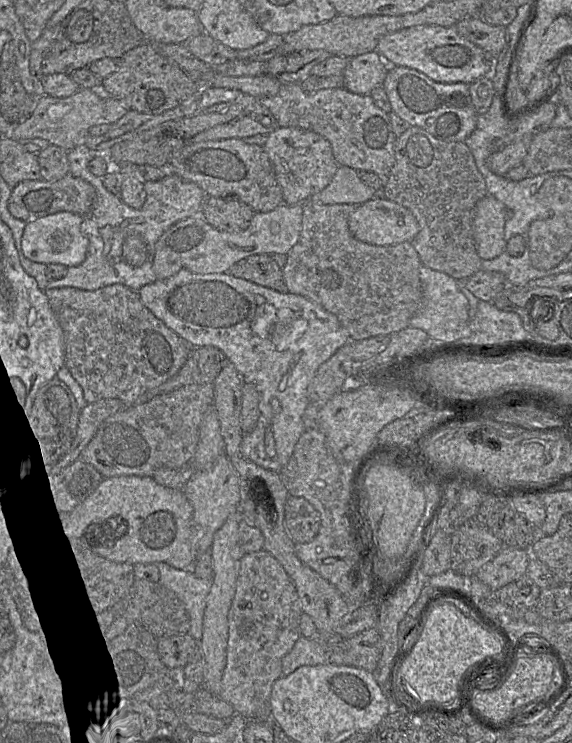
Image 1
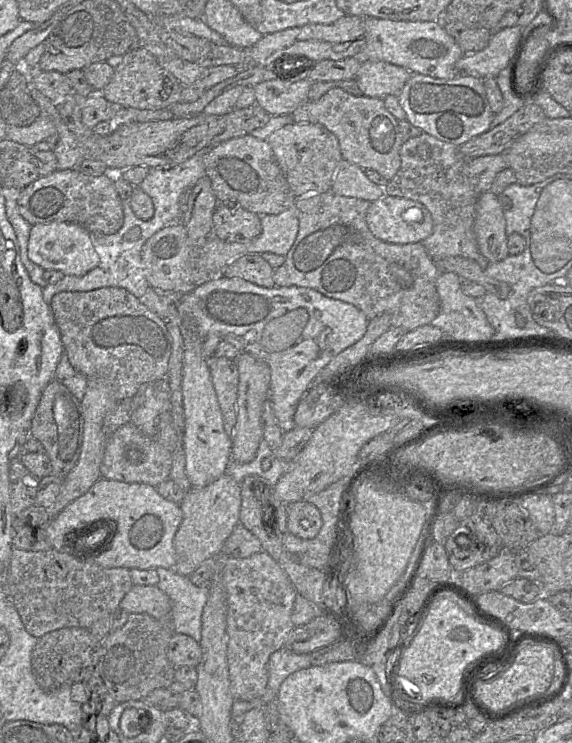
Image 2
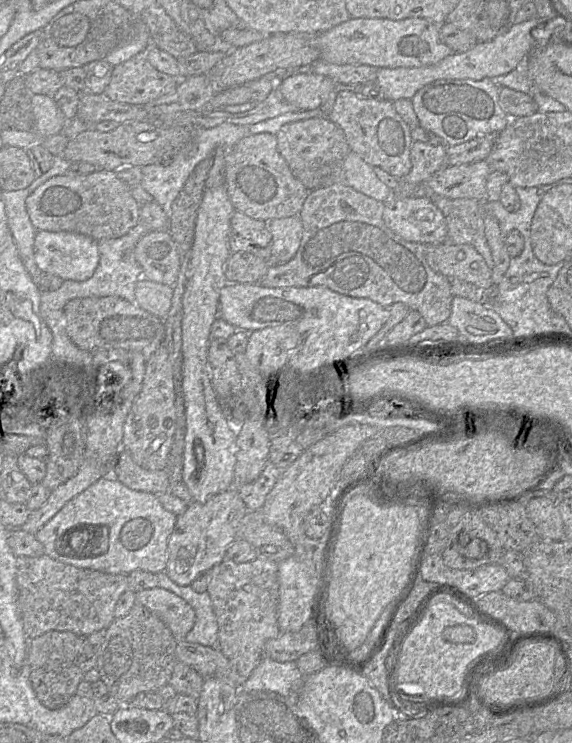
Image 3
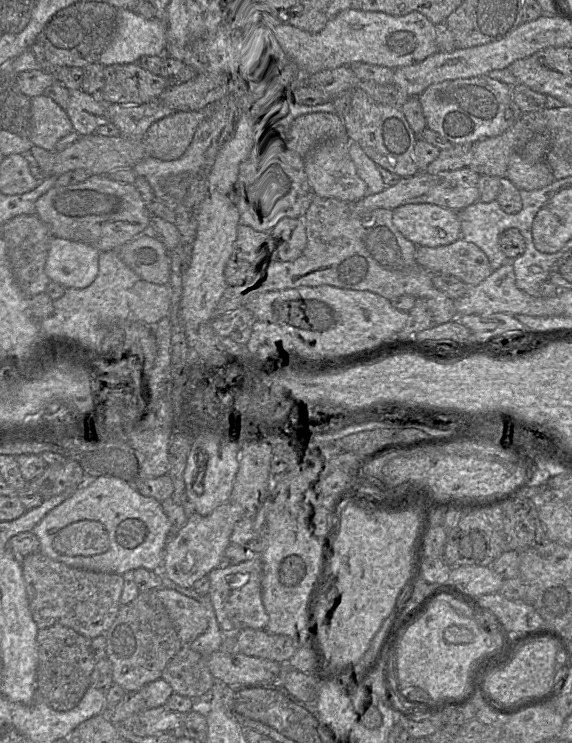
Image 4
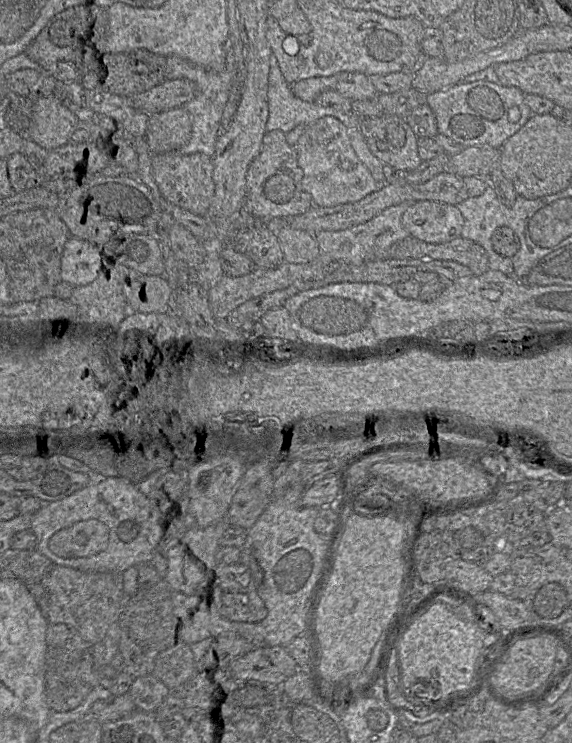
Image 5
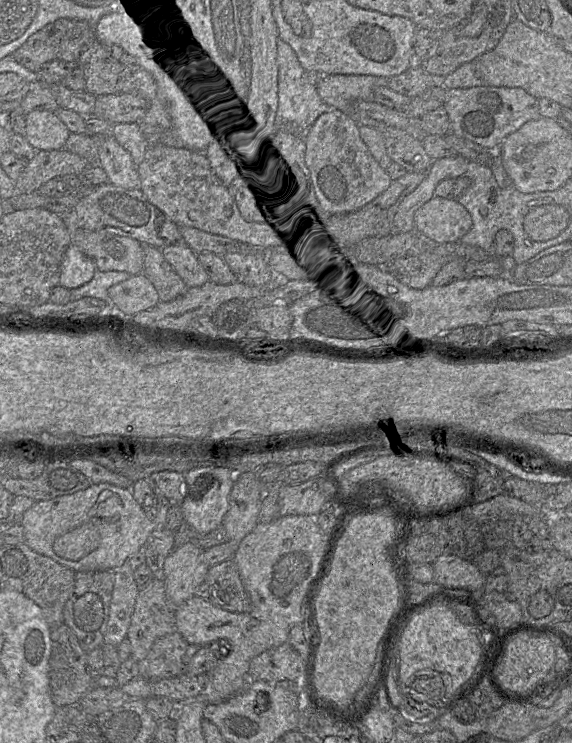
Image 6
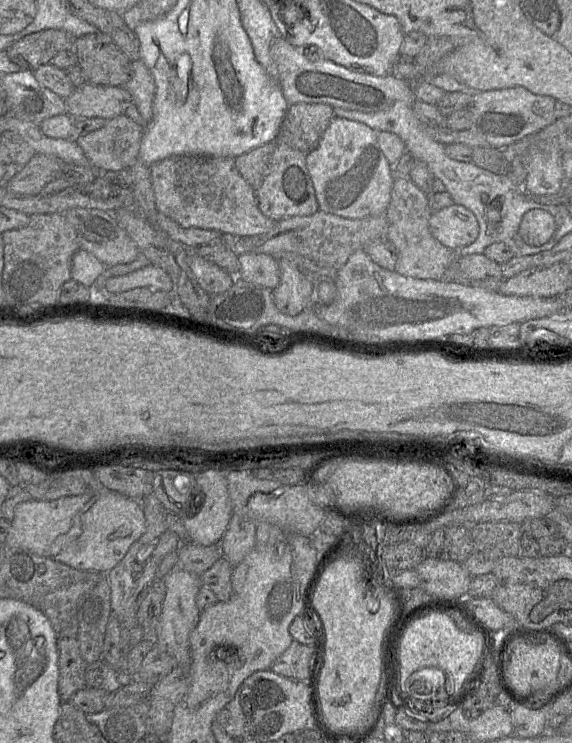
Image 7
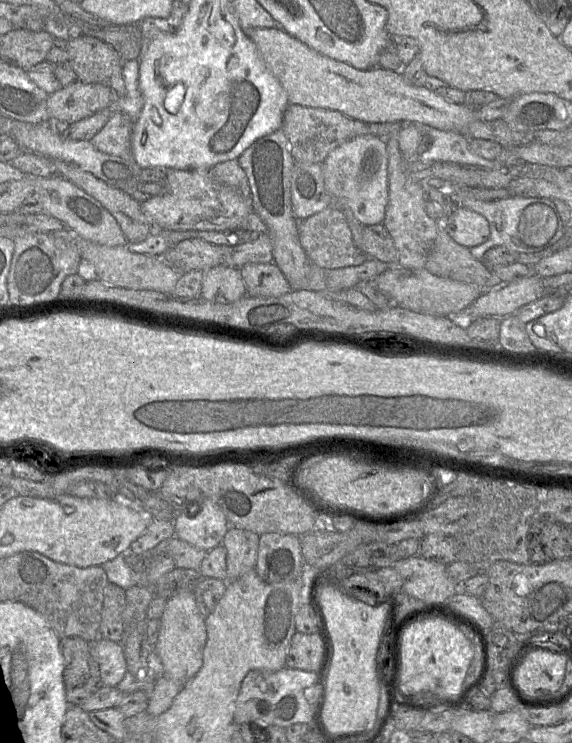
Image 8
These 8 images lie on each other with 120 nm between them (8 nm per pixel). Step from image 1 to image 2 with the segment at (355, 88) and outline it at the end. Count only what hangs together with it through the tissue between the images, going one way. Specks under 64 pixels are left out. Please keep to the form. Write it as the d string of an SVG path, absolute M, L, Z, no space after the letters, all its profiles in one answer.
M362 60L355 80L362 95L384 99L398 94L412 75L412 72L387 62Z

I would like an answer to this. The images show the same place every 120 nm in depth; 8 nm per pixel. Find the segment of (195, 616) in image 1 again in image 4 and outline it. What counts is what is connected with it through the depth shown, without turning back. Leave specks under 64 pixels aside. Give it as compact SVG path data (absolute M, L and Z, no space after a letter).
M163 576L162 587L176 590L183 595L194 598L205 607L208 618L207 630L190 643L189 646L192 650L200 653L204 658L207 658L212 653L218 651L223 642L223 636L219 629L216 614L209 599L209 595L202 596L199 595L193 588L183 588L178 586L165 576Z

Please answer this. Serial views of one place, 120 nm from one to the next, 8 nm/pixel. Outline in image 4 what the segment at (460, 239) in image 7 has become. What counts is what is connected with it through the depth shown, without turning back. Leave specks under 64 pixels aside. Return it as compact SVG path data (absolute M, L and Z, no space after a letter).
M430 203L405 204L393 210L392 221L416 246L437 247L461 238L458 212Z

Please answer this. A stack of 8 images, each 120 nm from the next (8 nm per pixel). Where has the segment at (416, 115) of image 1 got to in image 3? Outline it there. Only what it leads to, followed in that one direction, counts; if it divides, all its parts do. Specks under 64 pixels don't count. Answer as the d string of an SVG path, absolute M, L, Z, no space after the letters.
M442 79L436 80L421 88L411 99L417 115L419 126L431 131L444 140L446 146L454 146L478 136L498 134L505 129L511 118L502 110L499 104L500 86L492 79Z

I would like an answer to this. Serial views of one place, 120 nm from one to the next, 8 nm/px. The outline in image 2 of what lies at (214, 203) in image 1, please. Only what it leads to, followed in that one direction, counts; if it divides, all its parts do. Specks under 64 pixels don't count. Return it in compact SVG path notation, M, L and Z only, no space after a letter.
M218 204L212 216L212 234L224 242L248 243L262 232L260 216L241 207Z

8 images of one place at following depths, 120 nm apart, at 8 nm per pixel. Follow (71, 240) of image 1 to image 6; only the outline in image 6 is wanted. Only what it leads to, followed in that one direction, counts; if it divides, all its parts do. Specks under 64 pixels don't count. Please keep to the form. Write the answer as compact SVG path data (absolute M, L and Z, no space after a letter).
M72 243L63 257L59 285L69 290L76 289L90 282L96 271L94 260Z

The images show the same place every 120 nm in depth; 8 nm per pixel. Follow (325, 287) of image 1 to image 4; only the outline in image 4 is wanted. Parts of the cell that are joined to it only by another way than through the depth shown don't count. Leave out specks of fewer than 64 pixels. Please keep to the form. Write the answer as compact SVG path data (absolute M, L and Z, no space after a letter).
M313 195L307 210L302 216L307 237L307 244L303 252L291 261L276 260L271 263L261 263L256 271L242 282L236 285L228 285L216 306L215 316L221 316L241 305L248 305L252 300L266 293L298 287L330 285L343 289L370 291L386 299L401 295L423 298L430 301L434 325L456 319L455 299L450 298L433 285L432 275L436 273L431 273L418 264L415 258L417 246L403 236L394 225L392 217L393 210L390 209L379 208L368 213L355 213L351 209L350 202Z

